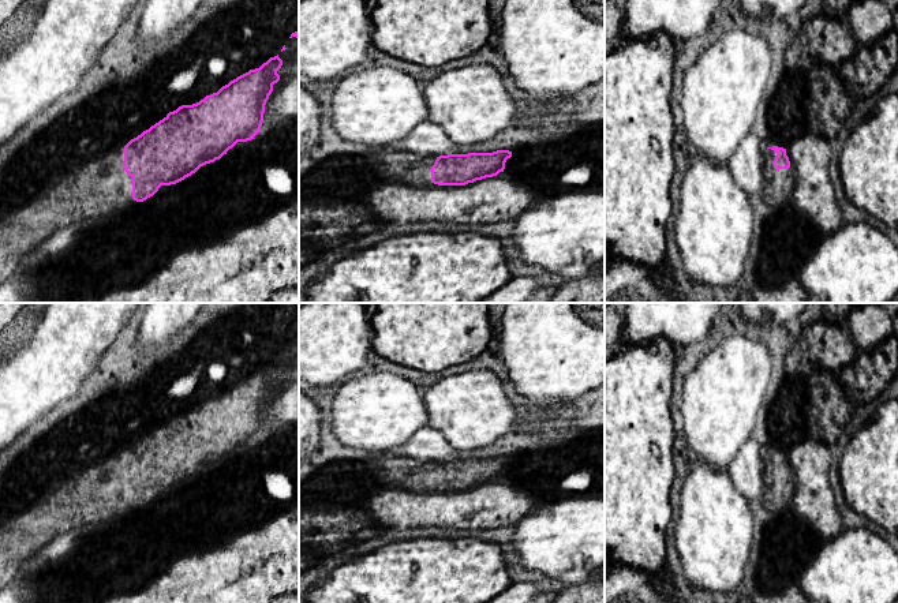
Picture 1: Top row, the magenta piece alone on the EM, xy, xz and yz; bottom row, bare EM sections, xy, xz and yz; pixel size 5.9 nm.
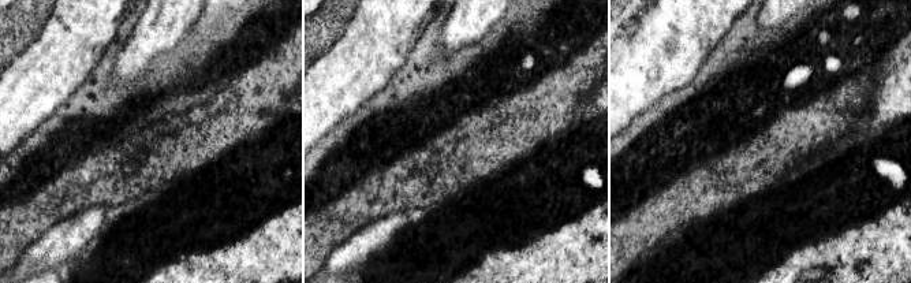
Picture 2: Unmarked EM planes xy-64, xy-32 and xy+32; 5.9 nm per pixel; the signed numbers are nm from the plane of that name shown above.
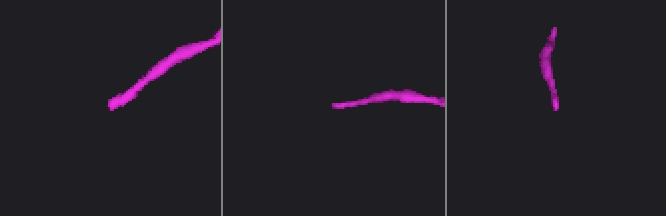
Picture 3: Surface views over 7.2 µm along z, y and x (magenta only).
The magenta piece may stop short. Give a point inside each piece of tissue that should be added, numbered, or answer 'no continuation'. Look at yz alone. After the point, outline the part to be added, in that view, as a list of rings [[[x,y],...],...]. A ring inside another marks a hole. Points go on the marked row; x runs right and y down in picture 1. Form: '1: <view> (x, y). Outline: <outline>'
1: yz (771, 178). Outline: [[[766,149],[764,153],[764,184],[767,187],[774,187],[781,183],[789,186],[792,175],[790,171],[786,171],[783,176],[781,177],[777,168],[772,165],[772,161],[775,160],[777,153],[771,149]]]

